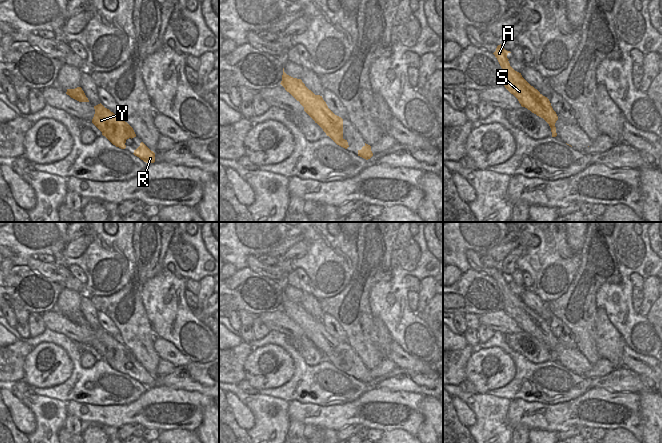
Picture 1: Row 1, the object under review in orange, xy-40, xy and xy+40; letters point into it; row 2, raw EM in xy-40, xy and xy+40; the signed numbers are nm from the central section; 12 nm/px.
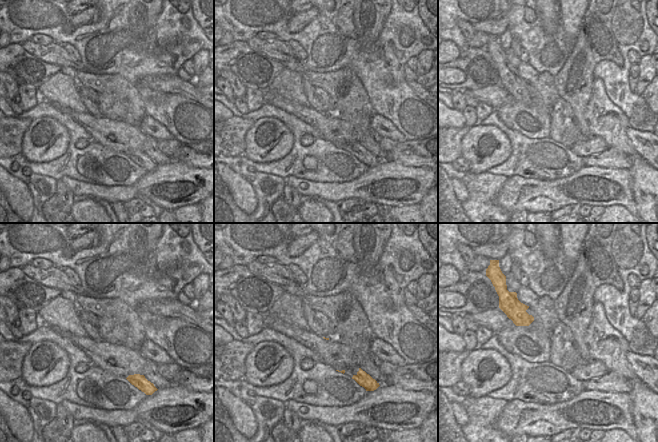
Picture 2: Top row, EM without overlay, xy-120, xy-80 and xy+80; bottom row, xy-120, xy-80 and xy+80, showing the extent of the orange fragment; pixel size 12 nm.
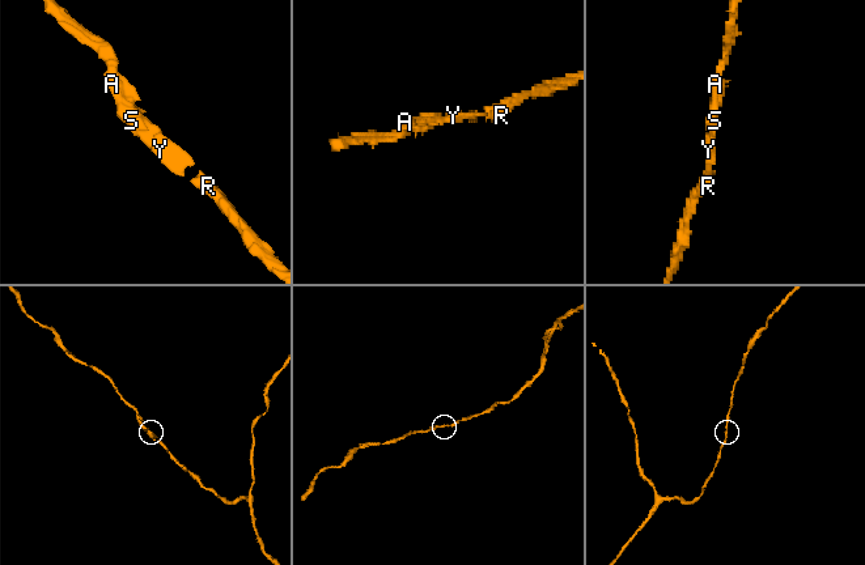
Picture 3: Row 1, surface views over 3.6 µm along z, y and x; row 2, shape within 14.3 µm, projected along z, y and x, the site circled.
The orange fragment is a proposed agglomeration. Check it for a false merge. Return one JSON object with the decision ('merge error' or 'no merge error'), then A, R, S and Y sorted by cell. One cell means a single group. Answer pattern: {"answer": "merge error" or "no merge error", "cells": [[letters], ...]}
{"answer": "no merge error", "cells": [["A", "R", "S", "Y"]]}

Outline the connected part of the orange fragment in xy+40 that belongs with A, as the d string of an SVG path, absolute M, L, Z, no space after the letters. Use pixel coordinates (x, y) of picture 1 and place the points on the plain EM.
M501 268L493 277L497 282L504 299L504 310L519 325L522 331L543 342L550 350L552 361L556 361L555 347L558 344L549 323L543 320L537 313L531 310L521 299L515 295L509 287L507 279L511 277L505 274Z

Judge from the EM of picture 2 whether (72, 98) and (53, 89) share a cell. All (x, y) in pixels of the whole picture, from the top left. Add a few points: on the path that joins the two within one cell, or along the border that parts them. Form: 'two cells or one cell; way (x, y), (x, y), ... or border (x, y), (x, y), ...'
one cell; way (67, 94), (62, 89), (58, 89)

